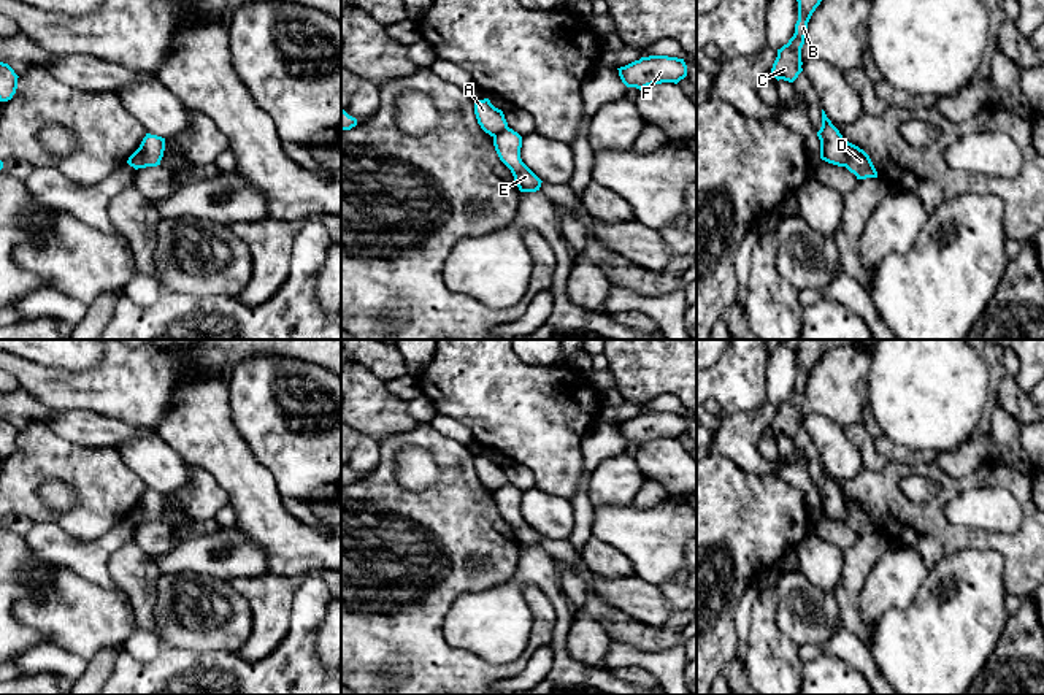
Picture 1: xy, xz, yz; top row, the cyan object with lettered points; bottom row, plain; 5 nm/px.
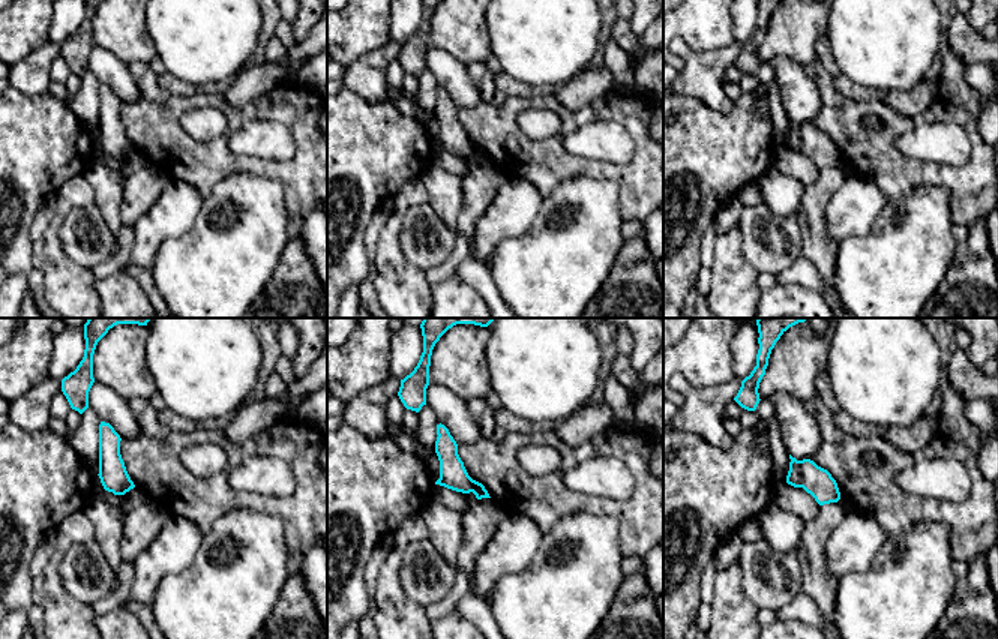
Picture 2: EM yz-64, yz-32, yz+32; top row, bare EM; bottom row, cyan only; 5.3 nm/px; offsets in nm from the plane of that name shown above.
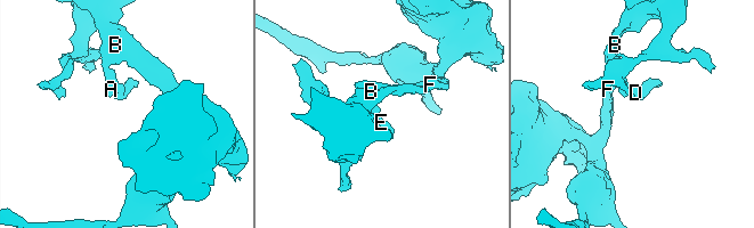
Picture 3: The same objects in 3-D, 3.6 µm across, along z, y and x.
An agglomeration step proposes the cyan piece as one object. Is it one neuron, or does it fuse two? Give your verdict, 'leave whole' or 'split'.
split

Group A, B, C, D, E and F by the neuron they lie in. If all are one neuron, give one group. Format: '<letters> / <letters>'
A B C F / D E

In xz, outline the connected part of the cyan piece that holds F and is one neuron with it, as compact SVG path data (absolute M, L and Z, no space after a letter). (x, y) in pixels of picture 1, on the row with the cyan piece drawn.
M668 56L641 57L625 67L617 68L627 87L644 89L652 84L674 83L687 76L684 59Z

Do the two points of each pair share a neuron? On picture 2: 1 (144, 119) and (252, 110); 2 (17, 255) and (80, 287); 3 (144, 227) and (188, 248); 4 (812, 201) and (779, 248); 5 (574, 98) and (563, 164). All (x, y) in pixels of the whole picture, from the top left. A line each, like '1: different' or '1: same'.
1: same
2: different
3: different
4: different
5: different

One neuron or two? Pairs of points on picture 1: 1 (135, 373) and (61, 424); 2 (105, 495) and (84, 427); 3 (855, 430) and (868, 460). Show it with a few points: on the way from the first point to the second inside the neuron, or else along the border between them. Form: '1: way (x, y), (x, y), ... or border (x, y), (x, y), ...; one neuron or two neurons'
1: border (54, 410), (91, 410), (119, 419); two neurons
2: border (56, 433), (91, 448), (116, 449); two neurons
3: way (860, 438), (868, 453); one neuron

